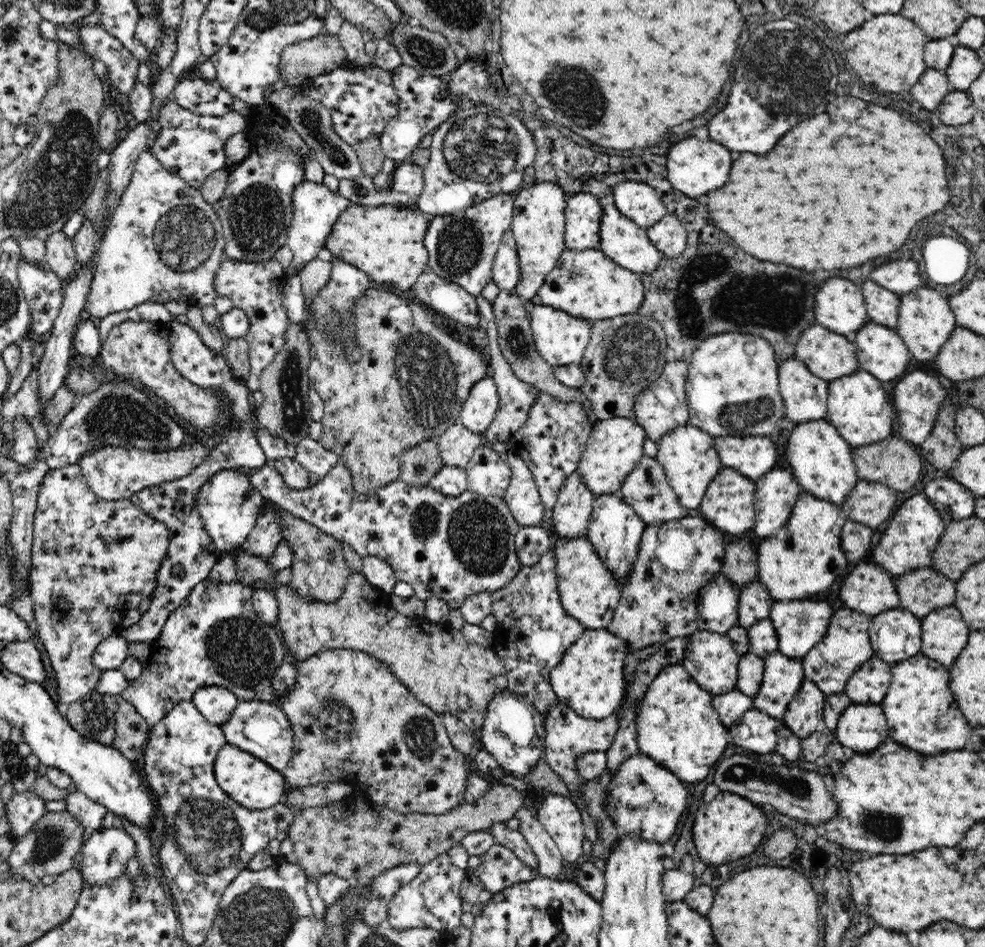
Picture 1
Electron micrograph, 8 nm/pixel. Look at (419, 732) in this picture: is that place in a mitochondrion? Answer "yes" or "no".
yes

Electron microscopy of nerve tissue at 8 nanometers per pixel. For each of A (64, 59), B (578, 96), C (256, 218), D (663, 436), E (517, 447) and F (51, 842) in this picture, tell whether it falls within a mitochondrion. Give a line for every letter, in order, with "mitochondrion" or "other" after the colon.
A: other
B: mitochondrion
C: mitochondrion
D: other
E: other
F: mitochondrion

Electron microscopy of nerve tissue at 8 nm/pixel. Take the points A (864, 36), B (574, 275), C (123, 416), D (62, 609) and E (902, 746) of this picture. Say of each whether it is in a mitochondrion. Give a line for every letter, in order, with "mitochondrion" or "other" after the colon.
A: other
B: mitochondrion
C: mitochondrion
D: mitochondrion
E: other

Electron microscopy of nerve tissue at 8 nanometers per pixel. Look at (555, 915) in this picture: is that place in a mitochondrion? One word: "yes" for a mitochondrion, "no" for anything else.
no

